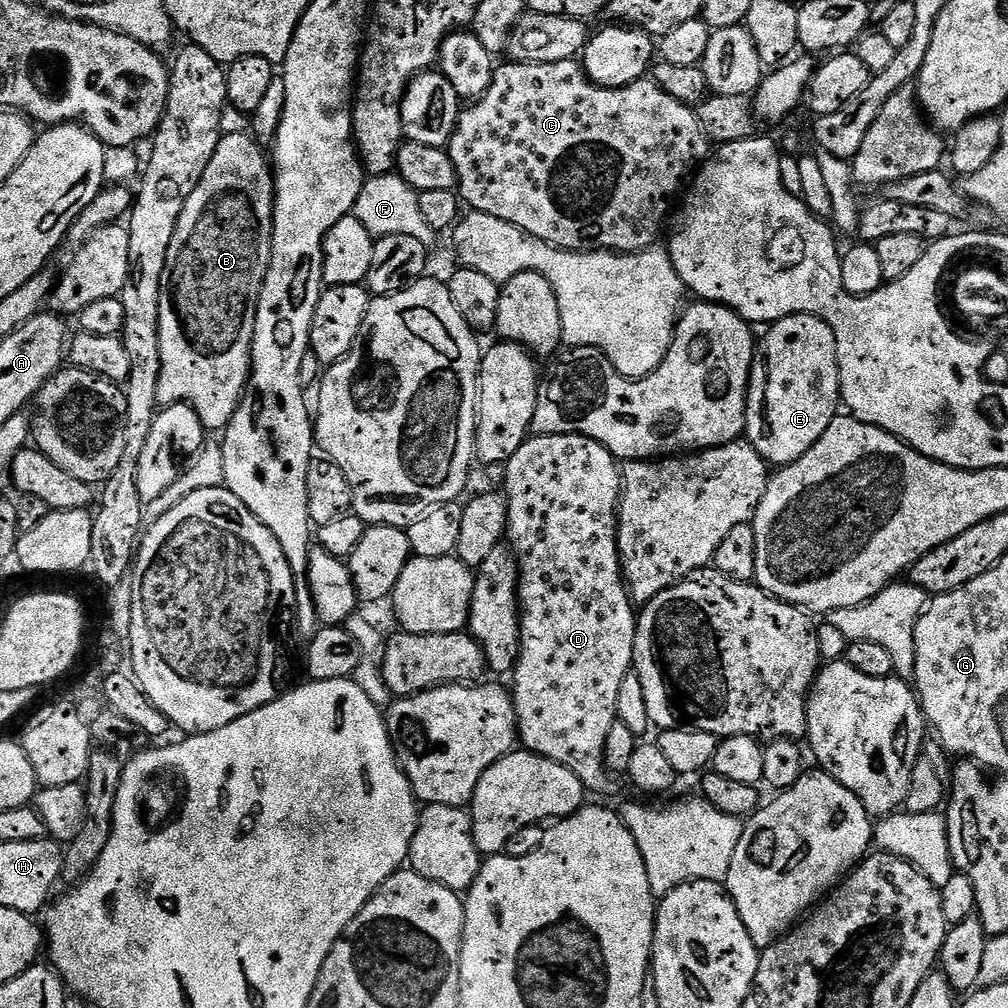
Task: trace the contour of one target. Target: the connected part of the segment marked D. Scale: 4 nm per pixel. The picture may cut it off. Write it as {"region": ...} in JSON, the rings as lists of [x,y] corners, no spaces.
{"region":[[[556,432],[552,436],[529,435],[524,445],[510,457],[504,472],[502,491],[508,499],[507,543],[520,562],[520,657],[511,673],[510,691],[516,707],[516,731],[518,740],[527,751],[535,756],[546,758],[550,762],[558,762],[558,766],[566,766],[584,783],[585,789],[592,792],[608,792],[612,788],[613,773],[604,764],[606,754],[606,738],[610,735],[610,726],[616,721],[618,710],[618,690],[622,690],[622,682],[626,682],[634,665],[634,638],[636,637],[637,609],[629,593],[624,579],[624,567],[620,565],[620,547],[616,525],[620,510],[620,498],[626,485],[621,465],[606,446],[594,442],[594,438],[586,438],[575,432]]]}

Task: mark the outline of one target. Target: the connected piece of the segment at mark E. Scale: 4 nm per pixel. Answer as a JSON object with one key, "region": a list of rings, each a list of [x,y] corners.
{"region":[[[790,315],[775,321],[759,339],[748,380],[745,437],[765,463],[776,468],[793,464],[826,432],[840,410],[837,340],[826,322],[814,315]]]}

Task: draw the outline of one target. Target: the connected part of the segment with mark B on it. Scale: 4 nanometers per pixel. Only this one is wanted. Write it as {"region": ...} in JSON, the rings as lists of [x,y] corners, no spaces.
{"region":[[[239,132],[229,136],[221,135],[218,150],[214,150],[214,158],[210,158],[210,166],[206,166],[206,174],[202,174],[202,182],[194,186],[194,194],[186,198],[186,206],[182,206],[182,214],[178,218],[178,226],[174,226],[174,238],[170,238],[170,254],[166,254],[166,262],[170,266],[188,264],[188,276],[184,272],[169,270],[164,273],[164,295],[160,297],[160,357],[162,370],[158,378],[157,405],[183,404],[187,402],[196,409],[202,426],[209,433],[219,433],[228,427],[236,407],[248,387],[248,374],[252,371],[252,343],[254,342],[254,322],[256,321],[256,300],[260,297],[262,282],[266,278],[266,270],[272,253],[272,206],[276,199],[276,181],[273,169],[264,161],[265,149],[248,132]]]}

